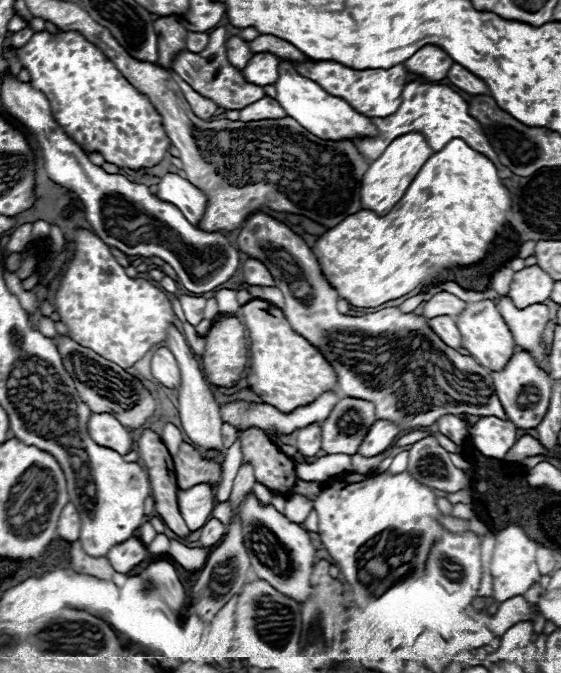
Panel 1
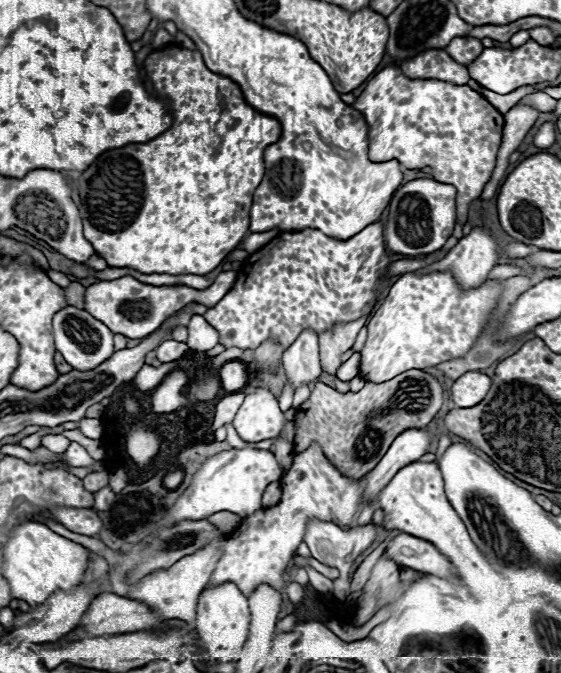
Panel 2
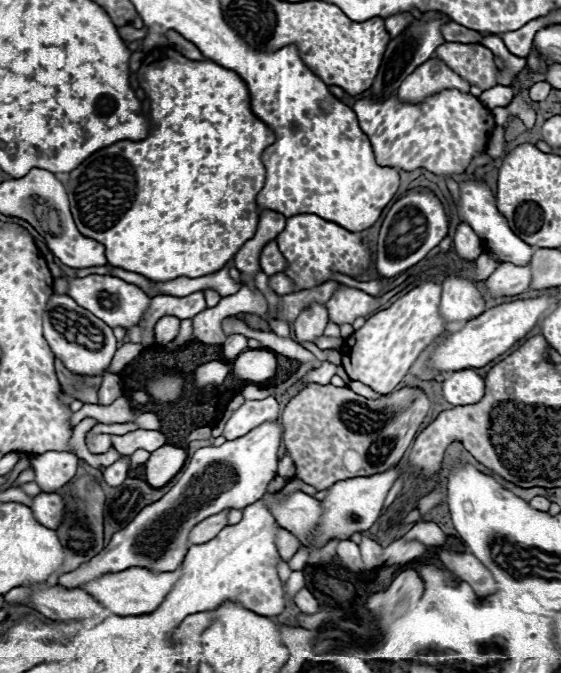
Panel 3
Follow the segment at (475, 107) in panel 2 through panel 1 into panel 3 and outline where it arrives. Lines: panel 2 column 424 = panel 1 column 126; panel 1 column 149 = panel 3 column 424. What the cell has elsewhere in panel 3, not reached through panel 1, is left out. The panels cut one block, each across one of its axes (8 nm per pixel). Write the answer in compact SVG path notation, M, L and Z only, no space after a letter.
M442 90L438 94L432 94L428 100L422 104L412 104L412 102L402 102L396 94L382 100L374 98L362 98L358 100L352 110L358 116L362 132L370 138L376 162L380 166L392 166L392 168L402 168L402 170L416 170L416 168L426 168L438 176L452 176L452 174L462 174L476 156L486 154L490 136L496 128L494 114L470 92L460 92L460 90Z

